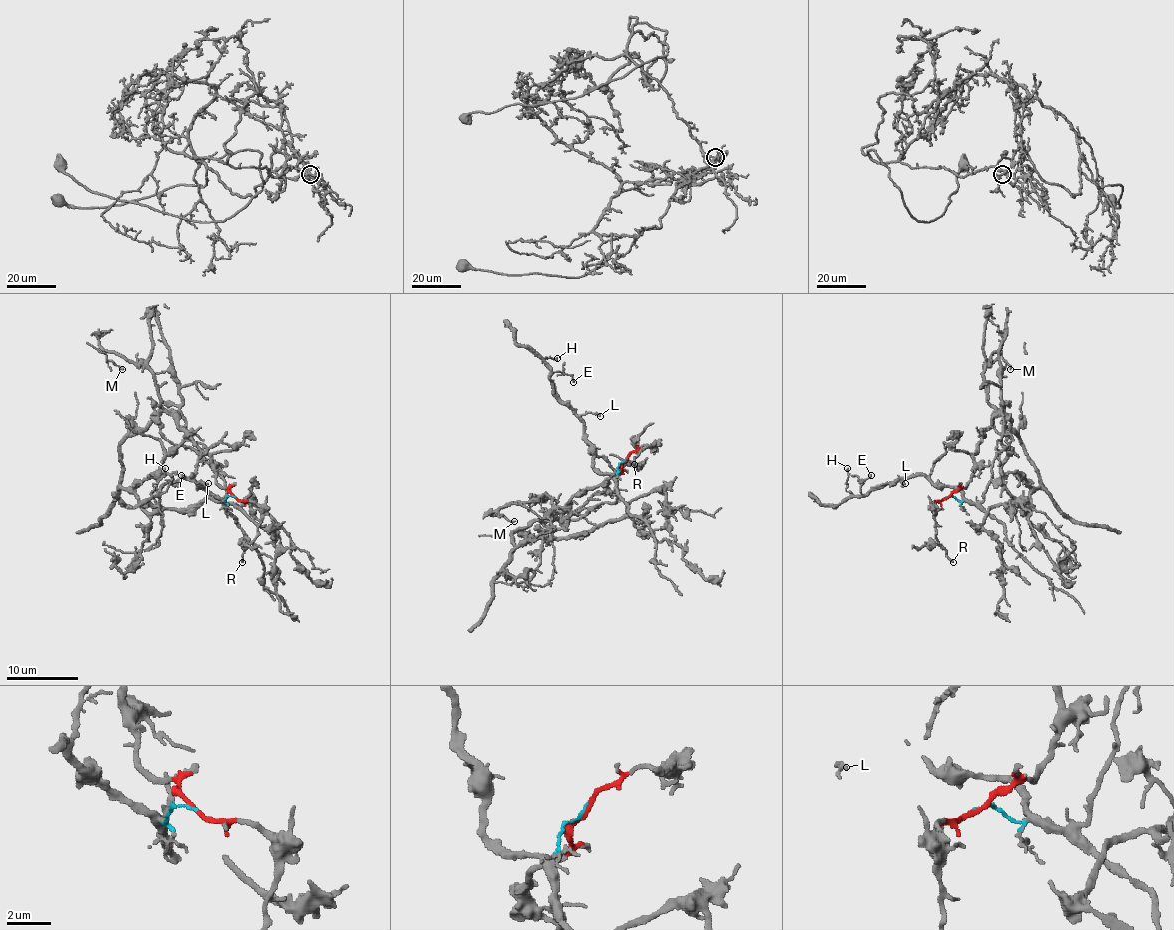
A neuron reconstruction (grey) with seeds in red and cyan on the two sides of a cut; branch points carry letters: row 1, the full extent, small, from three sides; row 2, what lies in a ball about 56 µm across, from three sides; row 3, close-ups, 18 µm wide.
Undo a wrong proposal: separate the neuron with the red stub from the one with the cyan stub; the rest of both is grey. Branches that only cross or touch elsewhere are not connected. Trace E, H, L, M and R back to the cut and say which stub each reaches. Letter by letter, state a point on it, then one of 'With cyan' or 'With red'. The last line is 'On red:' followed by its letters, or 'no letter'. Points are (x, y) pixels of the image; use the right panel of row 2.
E: Place: (871, 475). With cyan
H: Place: (847, 468). With cyan
L: Place: (905, 483). With cyan
M: Place: (1010, 369). With red
R: Place: (953, 562). With red
On red: M, R

